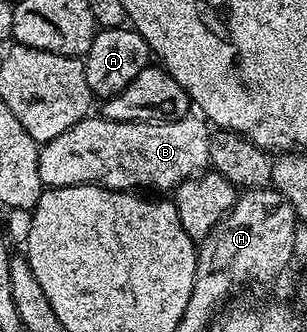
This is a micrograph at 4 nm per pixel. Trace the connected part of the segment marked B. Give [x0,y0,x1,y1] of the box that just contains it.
[37,114,212,194]

